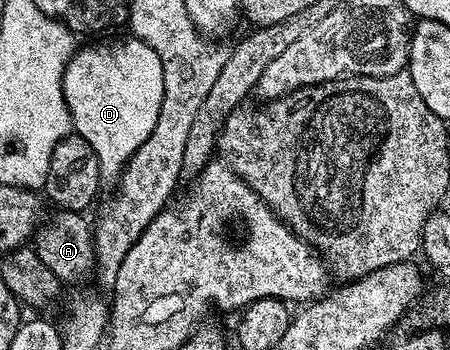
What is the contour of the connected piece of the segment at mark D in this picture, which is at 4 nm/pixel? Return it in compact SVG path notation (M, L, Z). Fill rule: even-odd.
M130 34L127 40L110 40L107 44L90 44L87 48L79 47L74 57L68 62L62 79L64 102L70 111L73 131L92 146L98 159L103 181L117 181L126 169L126 163L136 154L136 150L152 134L160 106L164 102L164 82L166 71L160 62L160 54L152 50L143 40Z

